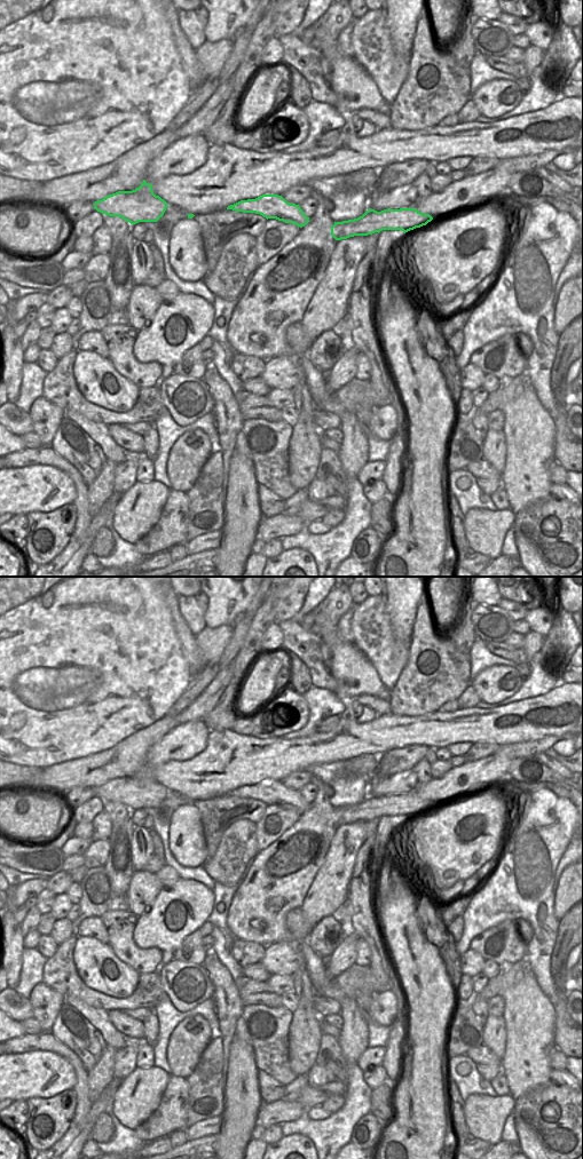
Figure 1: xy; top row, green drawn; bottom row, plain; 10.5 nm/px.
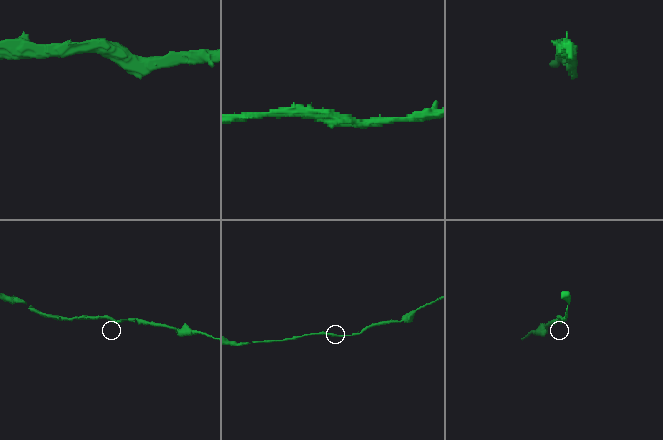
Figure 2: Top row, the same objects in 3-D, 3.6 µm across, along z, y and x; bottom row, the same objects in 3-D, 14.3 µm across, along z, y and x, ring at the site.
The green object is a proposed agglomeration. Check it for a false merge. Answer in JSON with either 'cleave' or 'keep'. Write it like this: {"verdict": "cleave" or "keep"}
{"verdict": "keep"}

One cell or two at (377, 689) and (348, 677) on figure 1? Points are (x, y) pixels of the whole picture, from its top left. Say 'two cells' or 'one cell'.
one cell

